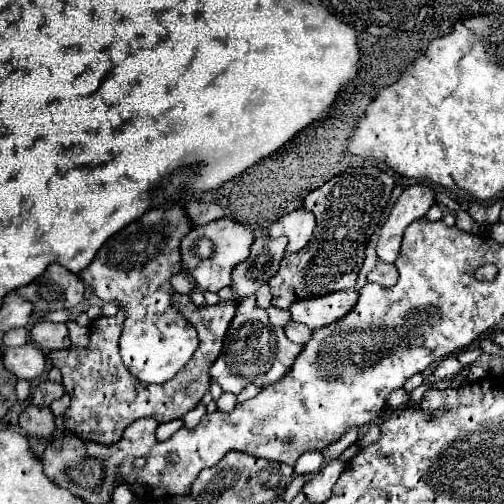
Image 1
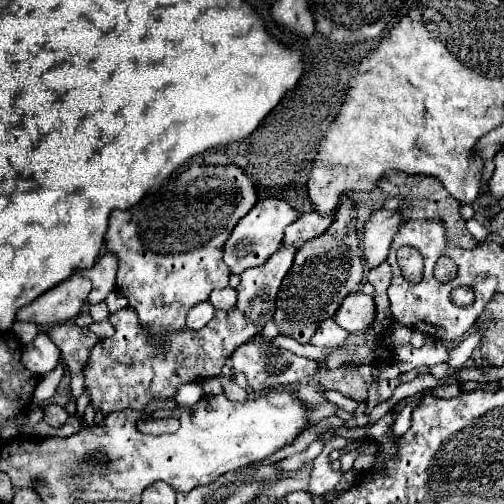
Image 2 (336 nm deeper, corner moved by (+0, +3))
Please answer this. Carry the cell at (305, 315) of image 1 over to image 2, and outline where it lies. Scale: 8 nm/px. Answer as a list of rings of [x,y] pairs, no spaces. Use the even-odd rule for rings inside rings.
[[[349,294],[335,314],[335,322],[347,332],[365,330],[375,320],[375,302],[365,294]]]

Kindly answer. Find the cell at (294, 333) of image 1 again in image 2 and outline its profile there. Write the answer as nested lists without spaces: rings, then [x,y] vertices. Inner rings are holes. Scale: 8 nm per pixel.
[[[329,318],[319,326],[315,336],[311,338],[311,344],[323,346],[323,348],[337,348],[347,340],[347,336],[349,336],[349,332],[343,330],[333,318]]]

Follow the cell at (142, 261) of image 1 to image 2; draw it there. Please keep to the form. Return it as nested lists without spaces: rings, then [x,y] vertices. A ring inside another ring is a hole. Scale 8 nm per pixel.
[[[193,164],[175,180],[165,182],[155,192],[149,192],[139,204],[131,206],[129,210],[113,210],[109,218],[109,230],[105,234],[105,248],[107,252],[115,252],[119,256],[117,290],[129,298],[129,306],[137,312],[141,326],[151,332],[153,342],[157,342],[155,332],[185,330],[187,312],[195,304],[209,300],[209,294],[215,288],[229,286],[231,272],[223,262],[223,246],[233,226],[237,226],[237,222],[255,206],[255,202],[255,184],[237,164]]]

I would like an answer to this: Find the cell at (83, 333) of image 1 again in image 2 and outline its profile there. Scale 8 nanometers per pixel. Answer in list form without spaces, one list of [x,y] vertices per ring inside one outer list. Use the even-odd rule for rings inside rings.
[[[101,320],[101,322],[93,322],[91,326],[89,326],[89,330],[93,330],[99,338],[109,338],[109,336],[113,336],[115,334],[115,330],[113,330],[113,324],[109,322],[109,320]]]

